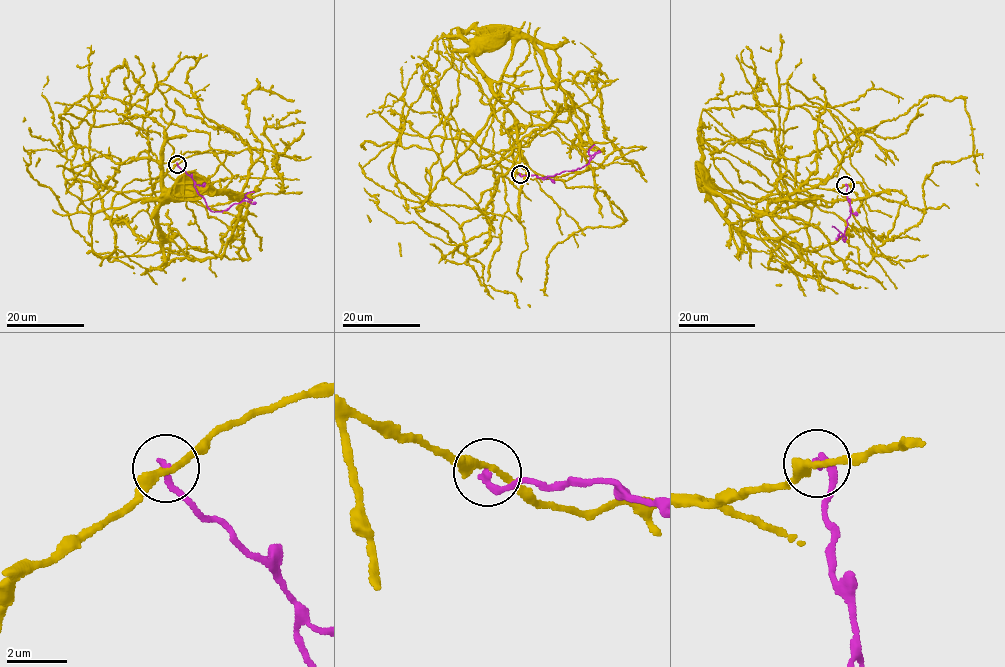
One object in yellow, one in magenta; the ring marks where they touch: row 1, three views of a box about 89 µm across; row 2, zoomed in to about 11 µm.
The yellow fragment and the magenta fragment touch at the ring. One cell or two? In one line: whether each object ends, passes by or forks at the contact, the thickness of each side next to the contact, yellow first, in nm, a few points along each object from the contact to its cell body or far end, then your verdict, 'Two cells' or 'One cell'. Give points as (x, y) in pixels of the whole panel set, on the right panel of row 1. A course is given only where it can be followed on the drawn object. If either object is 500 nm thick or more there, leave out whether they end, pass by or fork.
At the ring yellow passes by. At the ring magenta ends. Thickness 220 nm (yellow) against 240 nm. Course of yellow: (846, 185), (783, 177), (790, 198), (759, 200), (716, 188), (701, 113), (871, 89), (903, 99). Course of magenta: (845, 185), (851, 212), (842, 239), (845, 242), (846, 238), (832, 226). Two cells

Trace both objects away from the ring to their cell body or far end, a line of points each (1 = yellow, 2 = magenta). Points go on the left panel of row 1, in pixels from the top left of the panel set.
1: (178, 164), (121, 191), (169, 201), (203, 191), (163, 185), (164, 128), (125, 111), (180, 60), (199, 58)
2: (177, 164), (190, 176), (196, 192), (212, 211), (226, 210), (254, 192)

